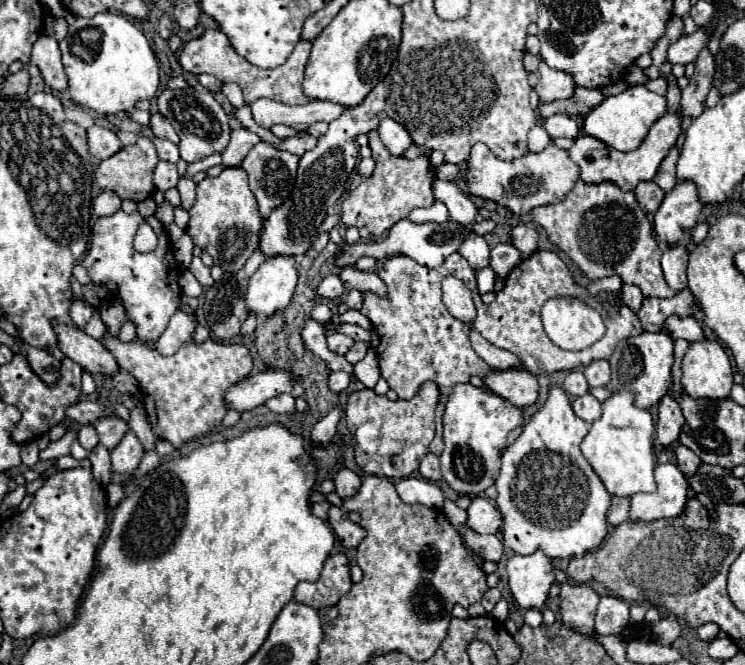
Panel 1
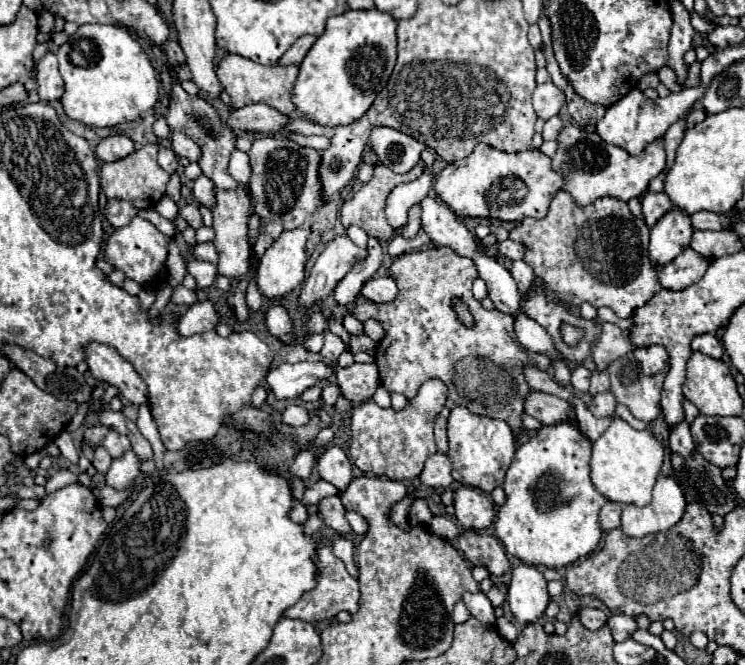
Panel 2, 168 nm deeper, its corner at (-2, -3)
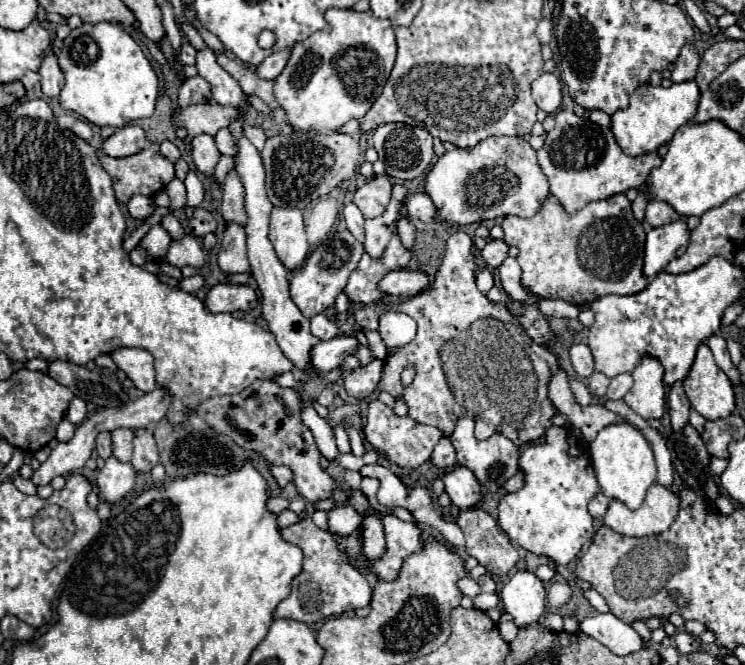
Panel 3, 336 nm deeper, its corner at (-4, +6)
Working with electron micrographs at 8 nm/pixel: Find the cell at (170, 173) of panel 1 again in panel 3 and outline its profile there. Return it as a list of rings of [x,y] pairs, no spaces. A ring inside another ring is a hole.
[[[174,178],[168,186],[166,186],[166,192],[170,196],[170,210],[180,210],[186,206],[186,188],[184,188],[184,182]]]

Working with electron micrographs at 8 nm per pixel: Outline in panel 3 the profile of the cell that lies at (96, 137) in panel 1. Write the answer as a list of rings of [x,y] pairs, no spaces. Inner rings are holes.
[[[124,126],[120,130],[116,130],[104,144],[102,150],[108,156],[132,156],[138,154],[140,150],[144,150],[148,146],[148,138],[146,132],[140,126]]]

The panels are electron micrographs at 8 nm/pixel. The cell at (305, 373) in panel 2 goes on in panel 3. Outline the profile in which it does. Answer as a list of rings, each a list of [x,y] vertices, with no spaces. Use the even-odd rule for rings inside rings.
[[[336,336],[332,340],[320,342],[312,350],[312,366],[318,372],[330,372],[332,368],[340,366],[342,360],[350,354],[356,354],[360,342],[356,336]]]

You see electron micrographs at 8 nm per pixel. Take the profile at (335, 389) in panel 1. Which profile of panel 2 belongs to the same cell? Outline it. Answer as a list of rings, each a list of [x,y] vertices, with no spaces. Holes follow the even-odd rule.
[[[328,383],[328,385],[324,387],[324,391],[322,391],[322,399],[324,399],[324,403],[334,405],[338,397],[340,397],[340,387],[338,387],[336,383]]]

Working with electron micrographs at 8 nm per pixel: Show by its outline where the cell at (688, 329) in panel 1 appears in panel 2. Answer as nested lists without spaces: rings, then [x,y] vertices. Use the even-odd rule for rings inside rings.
[[[704,333],[704,335],[696,335],[692,339],[692,351],[700,351],[700,353],[706,353],[714,359],[722,359],[724,355],[724,347],[722,343],[712,335],[712,333]]]

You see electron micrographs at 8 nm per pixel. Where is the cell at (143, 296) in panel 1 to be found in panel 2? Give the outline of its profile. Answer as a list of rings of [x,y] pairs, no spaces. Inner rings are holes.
[[[134,217],[126,227],[114,229],[108,235],[106,245],[104,245],[104,259],[110,265],[114,265],[114,269],[120,269],[126,275],[126,279],[136,281],[142,287],[156,285],[162,281],[160,273],[164,271],[166,255],[168,255],[166,235],[162,235],[150,221],[146,221],[142,217]]]

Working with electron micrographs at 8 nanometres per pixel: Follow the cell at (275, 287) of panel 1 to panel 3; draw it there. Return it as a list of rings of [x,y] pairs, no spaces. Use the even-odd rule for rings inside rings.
[[[274,208],[270,214],[270,240],[288,270],[296,270],[308,254],[300,208]]]

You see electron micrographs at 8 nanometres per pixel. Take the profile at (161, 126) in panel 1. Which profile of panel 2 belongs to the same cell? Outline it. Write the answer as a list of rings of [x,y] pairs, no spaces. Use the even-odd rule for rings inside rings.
[[[172,131],[170,145],[172,145],[172,151],[178,157],[186,157],[188,161],[198,161],[198,157],[200,157],[198,145],[190,137],[186,137],[184,133],[180,133],[180,131]]]

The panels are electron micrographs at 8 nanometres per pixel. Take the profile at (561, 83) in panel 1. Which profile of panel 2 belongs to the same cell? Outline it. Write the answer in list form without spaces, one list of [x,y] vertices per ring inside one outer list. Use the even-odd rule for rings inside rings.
[[[544,83],[544,85],[536,87],[536,91],[532,95],[532,103],[534,103],[538,117],[550,119],[552,115],[558,115],[558,111],[562,109],[564,93],[554,83]]]

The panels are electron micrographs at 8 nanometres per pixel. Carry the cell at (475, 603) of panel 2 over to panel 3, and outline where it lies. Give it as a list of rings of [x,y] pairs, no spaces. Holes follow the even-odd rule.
[[[470,576],[460,578],[460,580],[458,580],[458,588],[460,588],[460,592],[462,592],[464,596],[470,596],[470,598],[474,598],[476,594],[480,594],[480,586],[478,586],[478,582],[472,580]]]

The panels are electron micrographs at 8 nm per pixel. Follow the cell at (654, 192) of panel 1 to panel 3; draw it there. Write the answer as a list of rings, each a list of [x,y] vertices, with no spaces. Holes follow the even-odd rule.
[[[650,200],[648,202],[648,208],[646,208],[646,226],[658,228],[658,226],[664,226],[664,224],[674,222],[678,218],[680,216],[676,214],[676,210],[670,204],[656,202],[656,200]]]

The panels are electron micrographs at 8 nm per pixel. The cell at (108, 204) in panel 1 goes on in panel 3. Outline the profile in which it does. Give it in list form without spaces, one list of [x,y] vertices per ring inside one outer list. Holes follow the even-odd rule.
[[[132,196],[132,200],[128,202],[128,212],[132,214],[132,218],[138,218],[138,220],[146,220],[154,210],[156,210],[156,204],[150,196]]]

